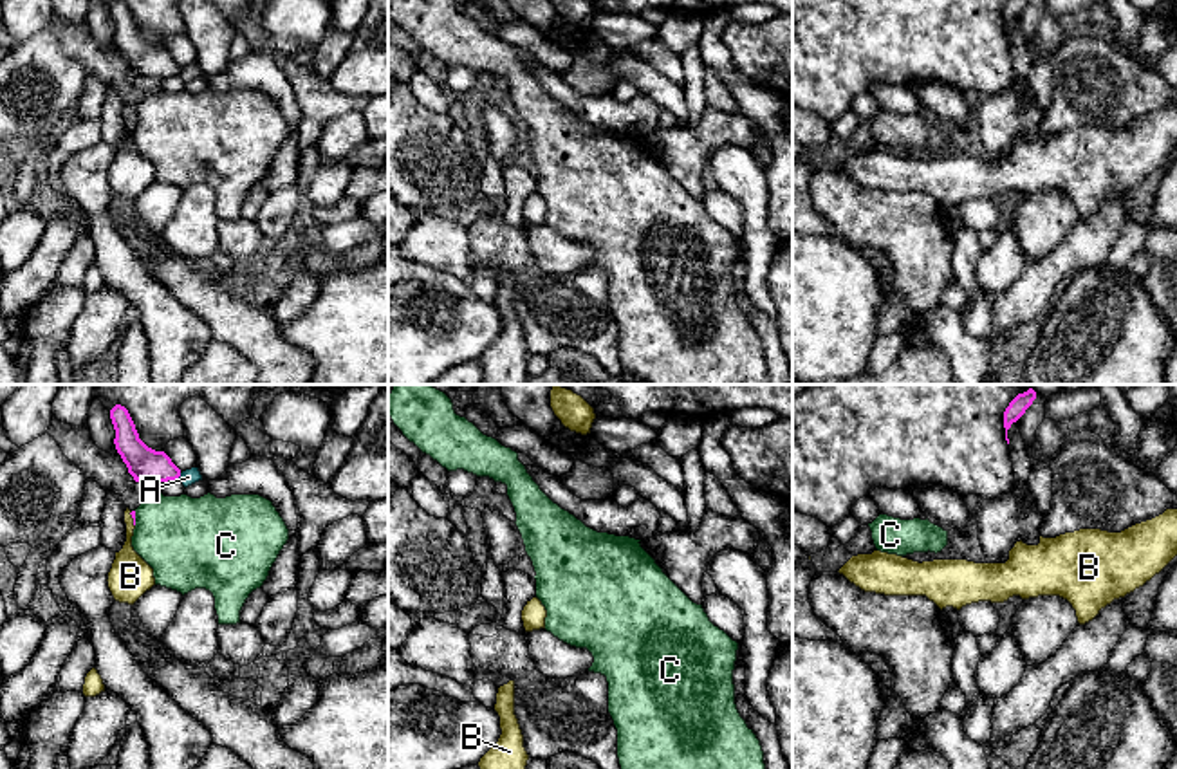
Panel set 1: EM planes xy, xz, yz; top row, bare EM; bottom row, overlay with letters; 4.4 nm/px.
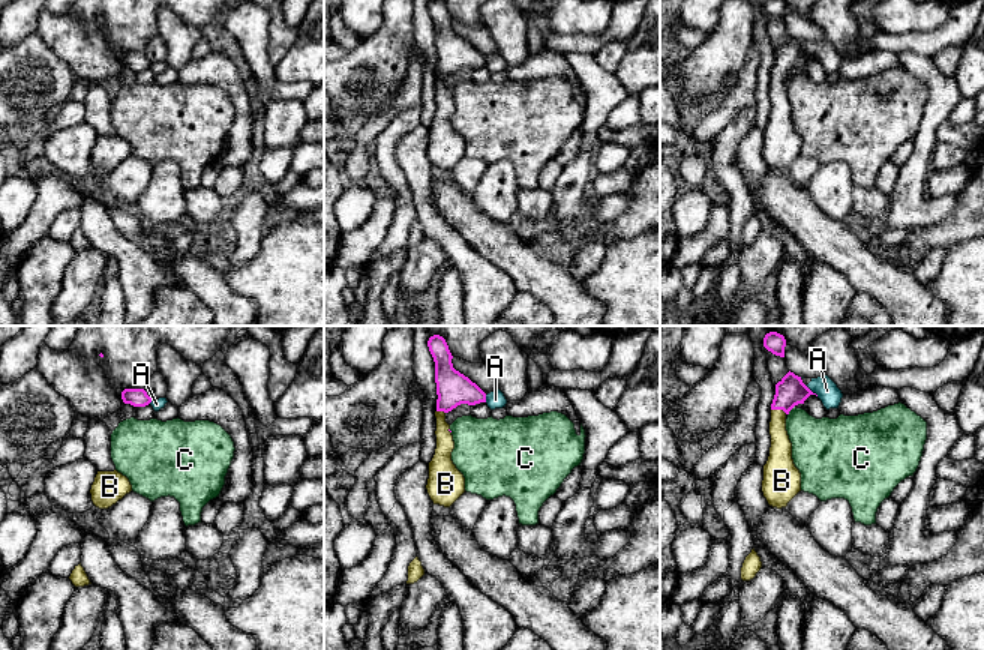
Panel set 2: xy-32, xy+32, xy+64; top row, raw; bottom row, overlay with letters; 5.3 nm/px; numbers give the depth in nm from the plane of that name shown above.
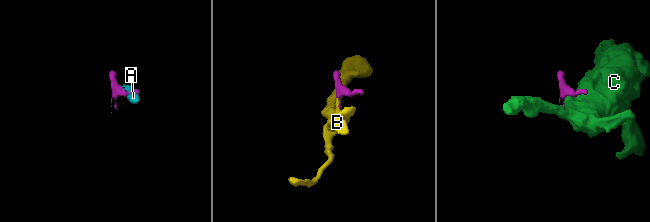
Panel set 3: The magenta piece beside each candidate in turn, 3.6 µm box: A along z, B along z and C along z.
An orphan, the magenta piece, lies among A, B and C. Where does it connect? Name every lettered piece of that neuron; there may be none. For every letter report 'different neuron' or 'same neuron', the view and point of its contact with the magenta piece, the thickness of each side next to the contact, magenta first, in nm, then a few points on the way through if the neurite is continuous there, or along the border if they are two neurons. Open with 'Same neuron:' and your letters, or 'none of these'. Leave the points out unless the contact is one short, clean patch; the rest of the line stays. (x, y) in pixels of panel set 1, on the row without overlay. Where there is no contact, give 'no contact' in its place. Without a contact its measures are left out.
Same neuron: B
A: different neuron | xy (179, 71) | 150/70 nm | along xy (181, 69), (177, 73)
B: same neuron | xy (132, 112) | 20/170 nm | across xy (132, 109), (132, 112), (129, 125), (130, 168)
C: different neuron | xy (134, 114) | 20/380 nm | along xy (134, 107), (136, 120)

